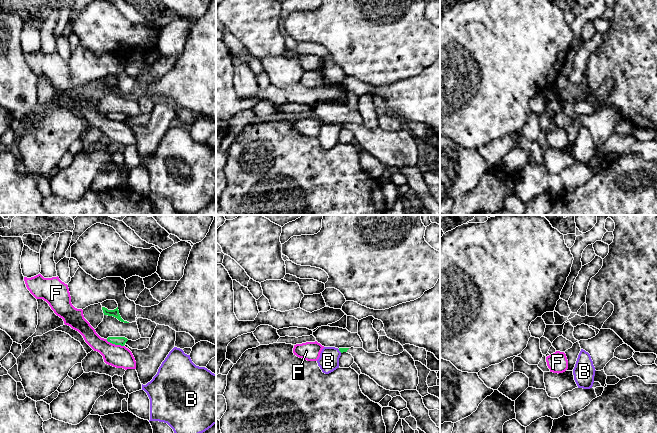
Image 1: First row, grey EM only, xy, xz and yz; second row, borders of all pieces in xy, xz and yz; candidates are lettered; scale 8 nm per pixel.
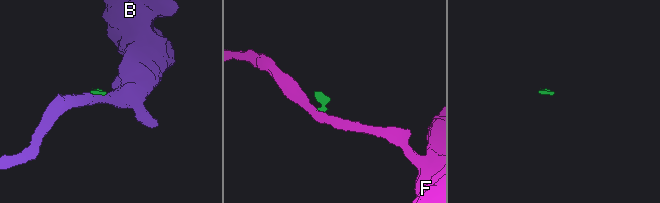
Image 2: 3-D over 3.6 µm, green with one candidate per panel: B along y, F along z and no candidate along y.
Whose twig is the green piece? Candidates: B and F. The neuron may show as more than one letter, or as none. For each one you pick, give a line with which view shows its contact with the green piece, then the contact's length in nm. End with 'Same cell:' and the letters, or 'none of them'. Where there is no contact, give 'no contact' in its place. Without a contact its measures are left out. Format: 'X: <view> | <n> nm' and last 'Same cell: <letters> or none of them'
Same cell: none of them

